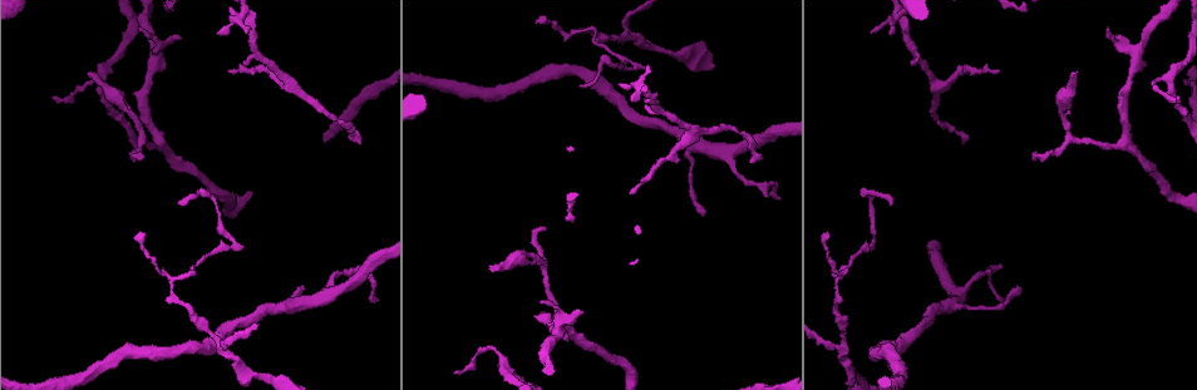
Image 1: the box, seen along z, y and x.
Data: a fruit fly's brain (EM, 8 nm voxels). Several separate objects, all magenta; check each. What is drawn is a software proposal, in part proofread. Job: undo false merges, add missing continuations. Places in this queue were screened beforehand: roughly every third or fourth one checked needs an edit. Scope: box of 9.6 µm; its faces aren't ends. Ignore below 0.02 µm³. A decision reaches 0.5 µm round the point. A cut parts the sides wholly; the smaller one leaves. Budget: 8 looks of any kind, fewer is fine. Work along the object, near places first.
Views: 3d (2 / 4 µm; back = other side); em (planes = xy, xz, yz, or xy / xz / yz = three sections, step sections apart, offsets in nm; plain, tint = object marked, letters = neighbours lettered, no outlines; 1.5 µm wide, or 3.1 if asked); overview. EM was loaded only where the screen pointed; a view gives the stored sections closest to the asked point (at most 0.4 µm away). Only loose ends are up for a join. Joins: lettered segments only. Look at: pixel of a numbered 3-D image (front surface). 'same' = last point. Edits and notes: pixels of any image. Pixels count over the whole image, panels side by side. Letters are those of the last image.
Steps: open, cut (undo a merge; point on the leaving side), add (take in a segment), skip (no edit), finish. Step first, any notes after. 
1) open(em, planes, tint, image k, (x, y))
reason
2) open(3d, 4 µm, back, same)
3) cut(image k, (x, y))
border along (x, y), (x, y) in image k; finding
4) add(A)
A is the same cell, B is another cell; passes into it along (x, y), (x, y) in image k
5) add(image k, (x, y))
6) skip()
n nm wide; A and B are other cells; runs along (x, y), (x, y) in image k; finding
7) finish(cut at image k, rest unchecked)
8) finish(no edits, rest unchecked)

open(3d, 4 µm, image 1, (1108, 27))
branch stops here

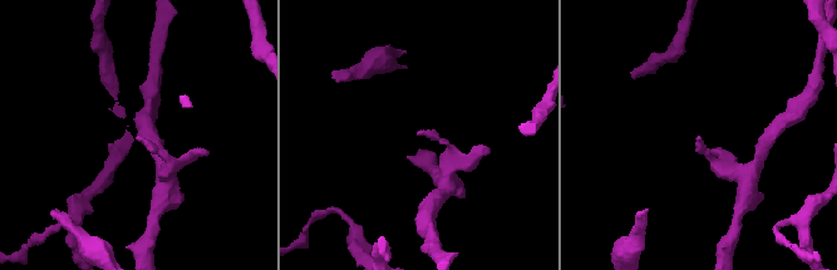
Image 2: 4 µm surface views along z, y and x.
open(em, planes, letters, image 2, (138, 139))
now the EM

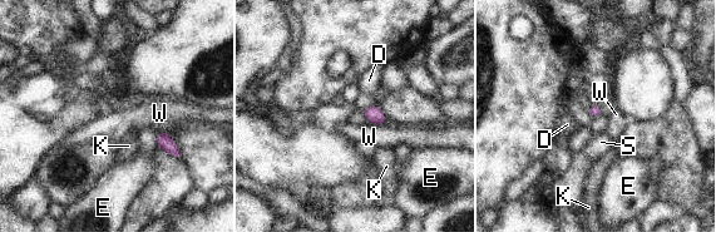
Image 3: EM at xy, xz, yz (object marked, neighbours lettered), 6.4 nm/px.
skip()
D, E, K, S and W are other cells; border along (385, 121), (383, 123), (369, 123) in image 3; none of them fits

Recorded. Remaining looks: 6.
open(em, xy, step 4, letters, image 1, (649, 66))
free end

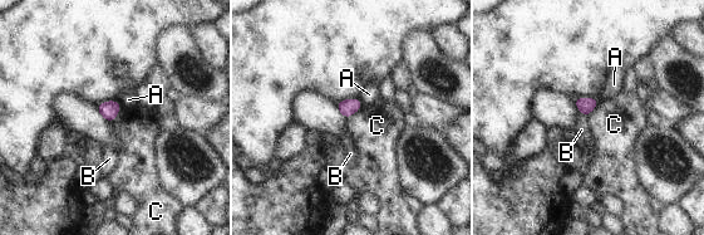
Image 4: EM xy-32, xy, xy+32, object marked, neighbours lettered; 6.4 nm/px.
skip()
A, B and C are other cells; border along (599, 98), (599, 102), (586, 116) in image 4; none of them fits

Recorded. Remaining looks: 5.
open(3d, 2 µm, image 1, (304, 287))
thin end

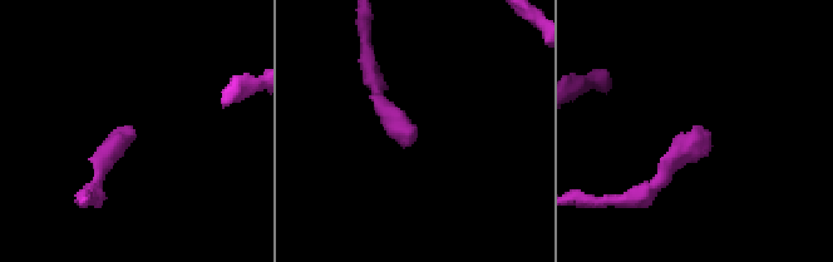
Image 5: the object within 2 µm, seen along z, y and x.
open(em, planes, letters, image 5, (133, 135))
need the tissue

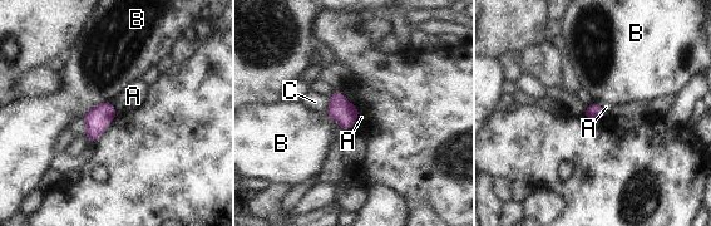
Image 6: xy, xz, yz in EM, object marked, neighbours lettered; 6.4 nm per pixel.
skip()
A, B and C are other cells; no lettered segment goes on from it

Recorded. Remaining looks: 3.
finish(no edits, rest unchecked)

